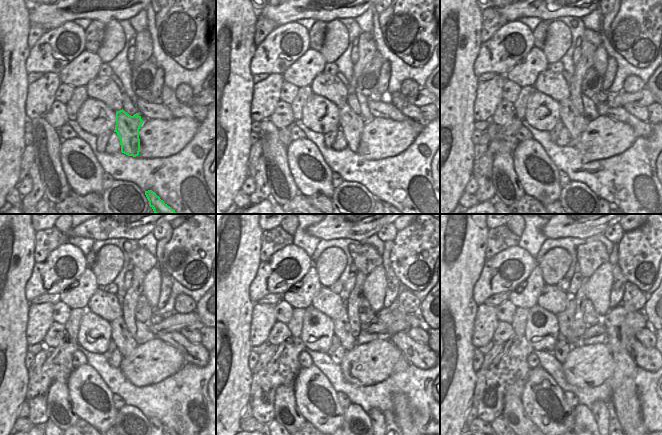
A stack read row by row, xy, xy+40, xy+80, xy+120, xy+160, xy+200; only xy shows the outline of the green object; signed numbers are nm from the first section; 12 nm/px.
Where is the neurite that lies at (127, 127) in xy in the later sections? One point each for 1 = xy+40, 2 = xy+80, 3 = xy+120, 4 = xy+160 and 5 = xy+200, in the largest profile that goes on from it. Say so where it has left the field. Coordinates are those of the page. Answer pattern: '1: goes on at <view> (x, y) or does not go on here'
1: goes on at xy+40 (352, 125)
2: goes on at xy+80 (574, 122)
3: goes on at xy+120 (125, 343)
4: goes on at xy+160 (341, 328)
5: goes on at xy+200 (565, 318)

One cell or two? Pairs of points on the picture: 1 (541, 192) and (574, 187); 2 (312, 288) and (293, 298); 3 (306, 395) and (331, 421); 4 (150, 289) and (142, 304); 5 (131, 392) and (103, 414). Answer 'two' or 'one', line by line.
1: two
2: one
3: one
4: two
5: two

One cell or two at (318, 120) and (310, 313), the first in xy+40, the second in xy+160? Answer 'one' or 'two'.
one

